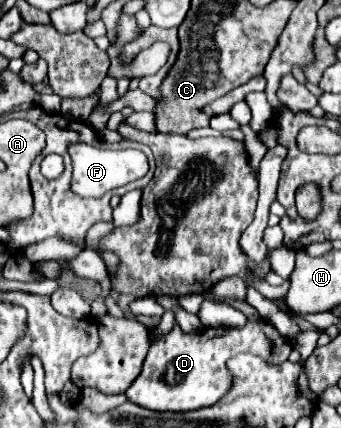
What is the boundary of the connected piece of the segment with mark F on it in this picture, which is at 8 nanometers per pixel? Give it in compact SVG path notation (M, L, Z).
M84 143L70 145L70 157L74 165L74 177L72 177L72 191L80 197L102 197L104 193L118 189L126 183L132 183L148 173L148 159L138 149L120 149L120 151L108 151L108 149L96 149Z

